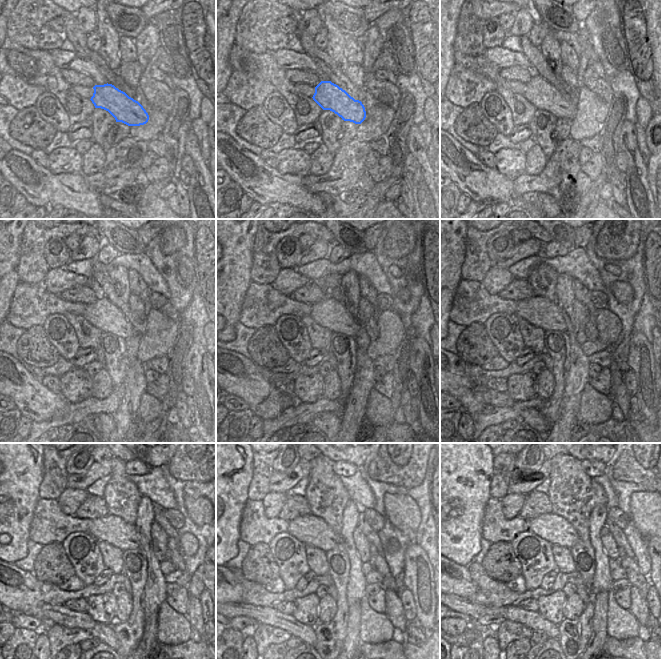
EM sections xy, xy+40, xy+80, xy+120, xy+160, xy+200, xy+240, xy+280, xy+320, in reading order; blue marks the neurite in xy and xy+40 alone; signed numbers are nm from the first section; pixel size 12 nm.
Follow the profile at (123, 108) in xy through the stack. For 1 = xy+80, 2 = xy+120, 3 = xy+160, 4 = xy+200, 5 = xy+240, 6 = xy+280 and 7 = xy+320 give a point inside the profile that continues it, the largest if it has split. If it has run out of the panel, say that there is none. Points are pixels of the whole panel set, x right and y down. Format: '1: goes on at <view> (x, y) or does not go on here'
1: goes on at xy+80 (552, 95)
2: goes on at xy+120 (103, 314)
3: goes on at xy+160 (329, 313)
4: goes on at xy+200 (542, 313)
5: goes on at xy+240 (71, 529)
6: goes on at xy+280 (275, 526)
7: goes on at xy+320 (495, 527)

